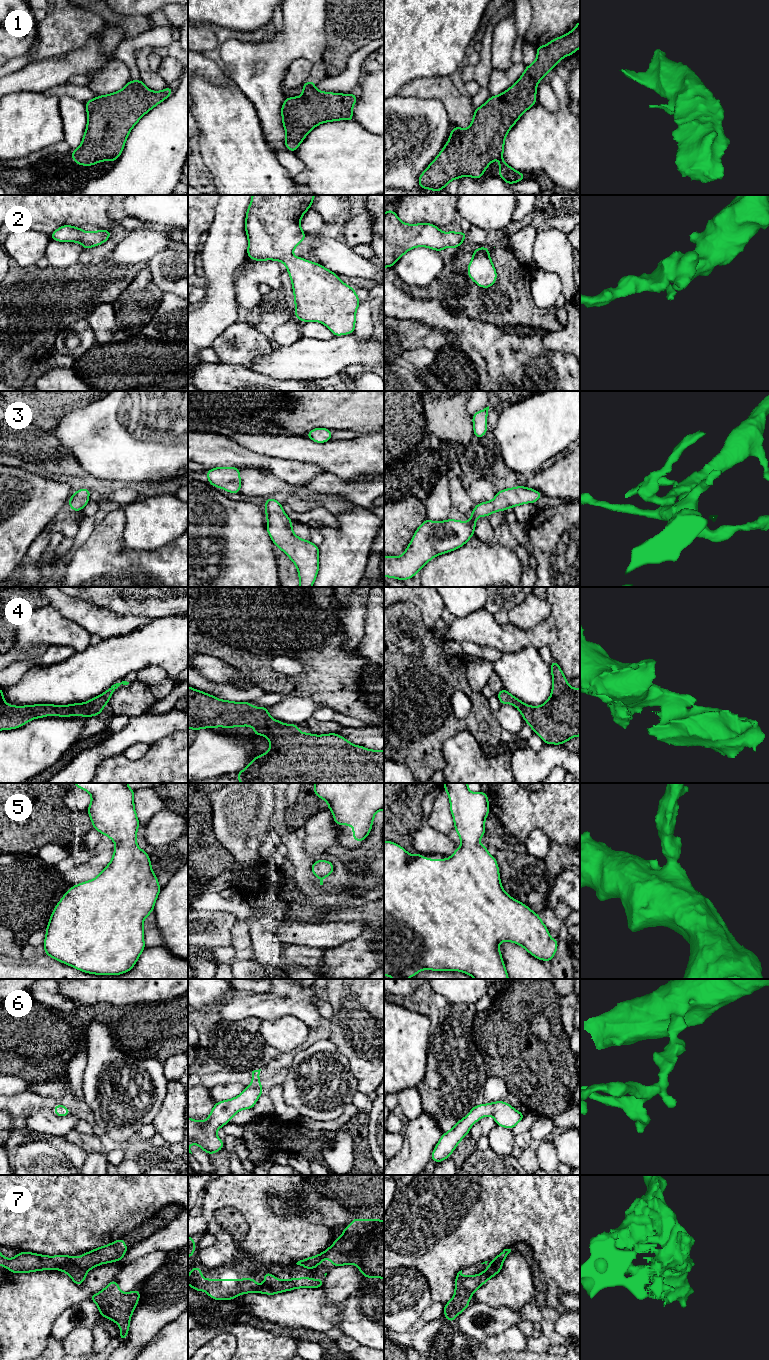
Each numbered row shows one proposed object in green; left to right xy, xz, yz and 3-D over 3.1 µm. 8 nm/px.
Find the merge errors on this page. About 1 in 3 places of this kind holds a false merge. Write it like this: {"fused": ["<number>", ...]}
{"fused": []}

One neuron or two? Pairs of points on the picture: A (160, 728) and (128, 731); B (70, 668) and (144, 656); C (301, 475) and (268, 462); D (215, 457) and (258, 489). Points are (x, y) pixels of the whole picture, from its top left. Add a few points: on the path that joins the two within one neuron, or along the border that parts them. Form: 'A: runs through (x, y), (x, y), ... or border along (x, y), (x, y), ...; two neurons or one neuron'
A: runs through (152, 728), (136, 730); one neuron
B: runs through (88, 668), (97, 668), (117, 656), (126, 656); one neuron
C: runs through (293, 472), (276, 466); one neuron
D: border along (238, 466), (254, 466), (259, 470); two neurons

